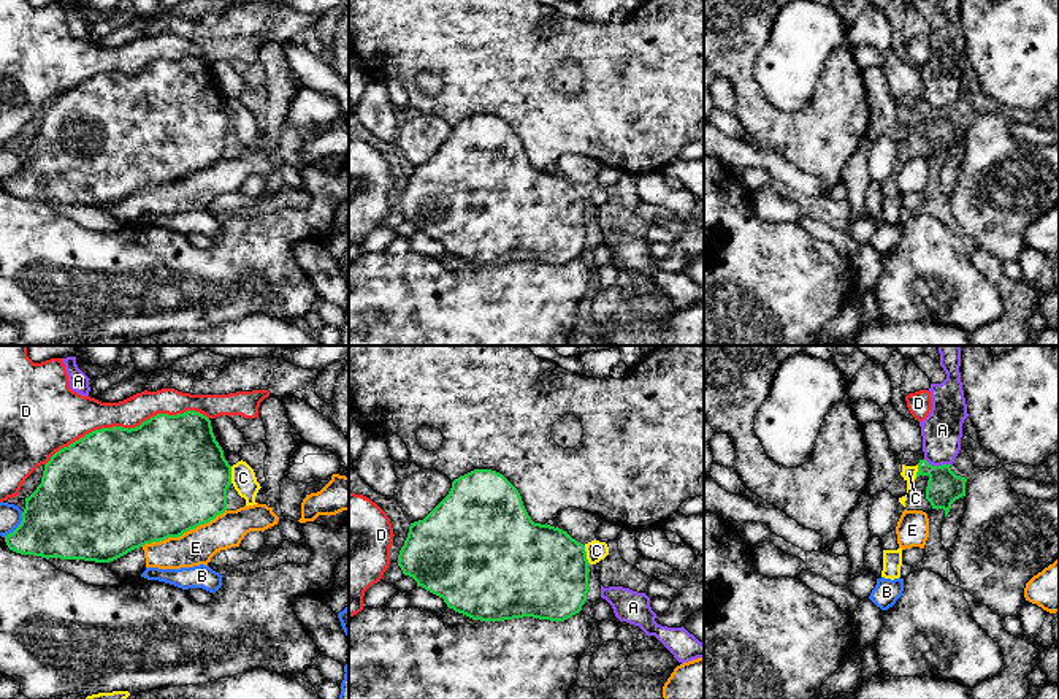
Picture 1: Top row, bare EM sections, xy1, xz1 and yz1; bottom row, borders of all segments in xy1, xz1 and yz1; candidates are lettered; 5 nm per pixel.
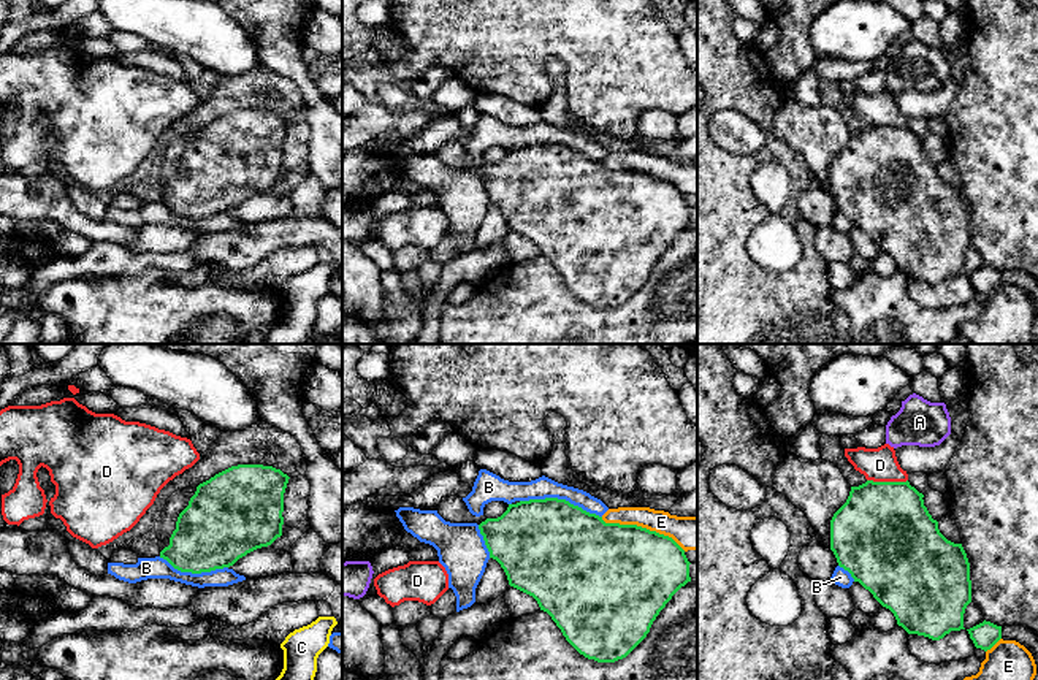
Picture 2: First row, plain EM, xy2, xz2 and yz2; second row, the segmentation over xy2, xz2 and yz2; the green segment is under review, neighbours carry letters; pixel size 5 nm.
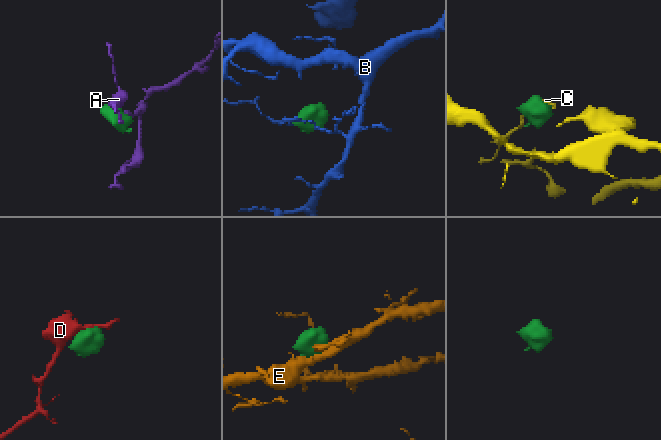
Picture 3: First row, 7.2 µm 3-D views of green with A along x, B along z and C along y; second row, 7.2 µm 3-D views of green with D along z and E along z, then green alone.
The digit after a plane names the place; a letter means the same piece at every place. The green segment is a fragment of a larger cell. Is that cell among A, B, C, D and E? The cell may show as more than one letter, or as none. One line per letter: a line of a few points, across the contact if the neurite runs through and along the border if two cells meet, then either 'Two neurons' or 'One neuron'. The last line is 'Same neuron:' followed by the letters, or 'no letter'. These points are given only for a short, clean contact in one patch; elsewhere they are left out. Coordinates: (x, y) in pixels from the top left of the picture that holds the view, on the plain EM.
A: Two neurons
B: Two neurons
C: Line: xz1 (584, 190), (590, 208). Two neurons
D: Two neurons
E: Two neurons
Same neuron: no letter

